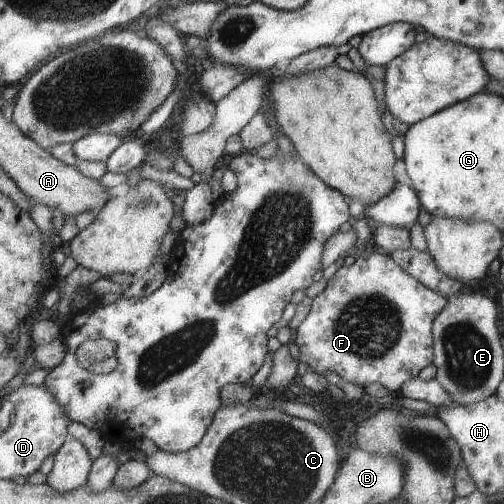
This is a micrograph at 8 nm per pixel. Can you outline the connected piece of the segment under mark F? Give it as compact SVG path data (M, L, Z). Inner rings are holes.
M368 250L359 256L352 265L343 265L338 269L335 275L327 282L324 291L313 299L311 310L306 316L306 319L293 332L294 341L301 346L301 360L305 360L305 362L307 362L313 370L317 370L319 374L323 374L323 372L327 372L327 370L335 370L335 372L339 372L343 378L347 378L347 380L351 380L351 382L359 382L359 384L363 386L379 382L388 392L401 390L407 380L417 378L423 368L434 364L434 336L431 334L431 328L433 328L437 316L439 316L445 306L447 306L447 302L449 302L449 300L445 295L427 288L427 286L421 284L412 274L407 274L405 269L401 268L401 266L393 260L391 254L384 256L383 254L379 254L379 252Z

